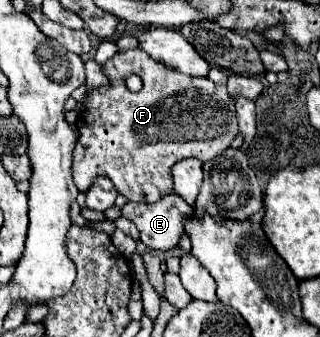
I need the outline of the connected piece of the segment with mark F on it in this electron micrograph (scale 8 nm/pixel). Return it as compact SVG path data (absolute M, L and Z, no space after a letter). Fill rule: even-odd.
M129 49L115 53L105 65L103 73L109 77L109 87L97 87L87 93L85 109L77 119L79 139L73 149L73 181L81 193L93 185L99 175L105 175L113 181L115 189L135 203L155 203L161 195L173 193L173 177L171 167L185 159L197 157L201 161L215 159L221 151L225 151L231 141L237 137L237 119L235 119L235 103L225 91L225 85L215 85L207 77L187 77L169 67L161 67L161 63L153 61L145 51ZM127 75L139 75L143 81L143 89L139 93L131 93L125 87Z

